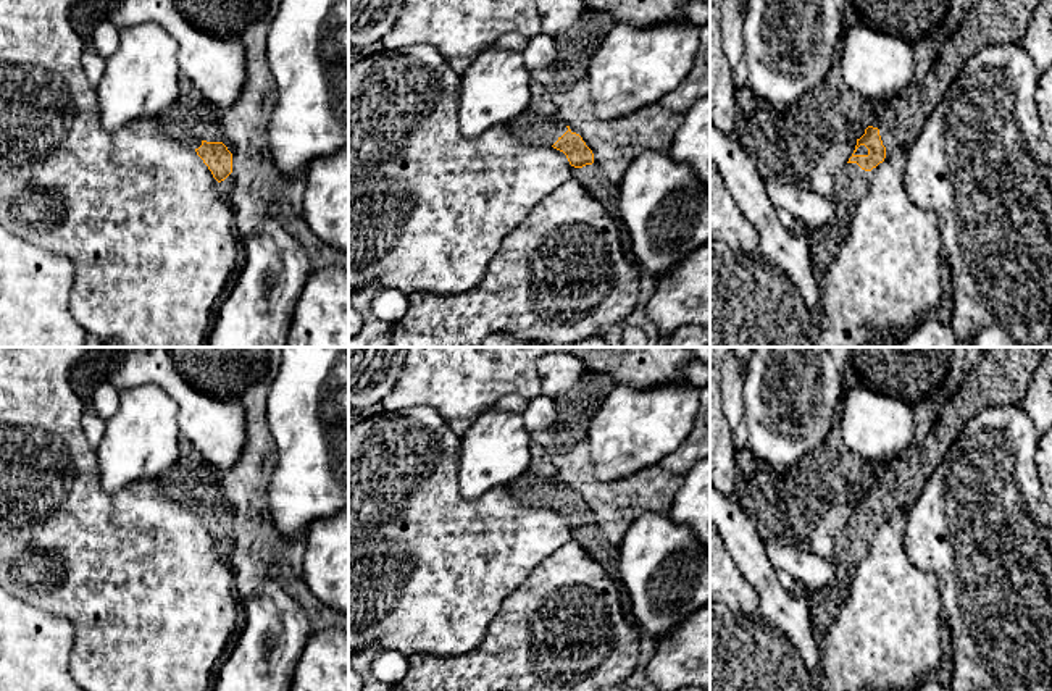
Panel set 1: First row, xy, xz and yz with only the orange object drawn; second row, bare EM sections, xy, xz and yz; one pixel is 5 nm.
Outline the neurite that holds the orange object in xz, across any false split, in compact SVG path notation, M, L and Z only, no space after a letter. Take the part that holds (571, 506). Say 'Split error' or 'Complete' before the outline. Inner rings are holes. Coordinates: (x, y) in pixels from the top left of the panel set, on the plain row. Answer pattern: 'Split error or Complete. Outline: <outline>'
Split error. Outline: M524 473L510 484L513 496L528 507L553 509L563 513L576 539L607 573L618 580L618 546L612 544L594 525L594 515L582 499L570 491L558 478L541 480Z

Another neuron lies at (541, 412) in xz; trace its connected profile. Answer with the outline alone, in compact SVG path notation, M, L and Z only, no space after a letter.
M544 394L532 397L521 417L529 434L547 431L555 425L557 402Z

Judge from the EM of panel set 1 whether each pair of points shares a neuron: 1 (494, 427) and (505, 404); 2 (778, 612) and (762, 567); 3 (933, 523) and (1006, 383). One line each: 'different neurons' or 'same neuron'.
1: different neurons
2: same neuron
3: different neurons

